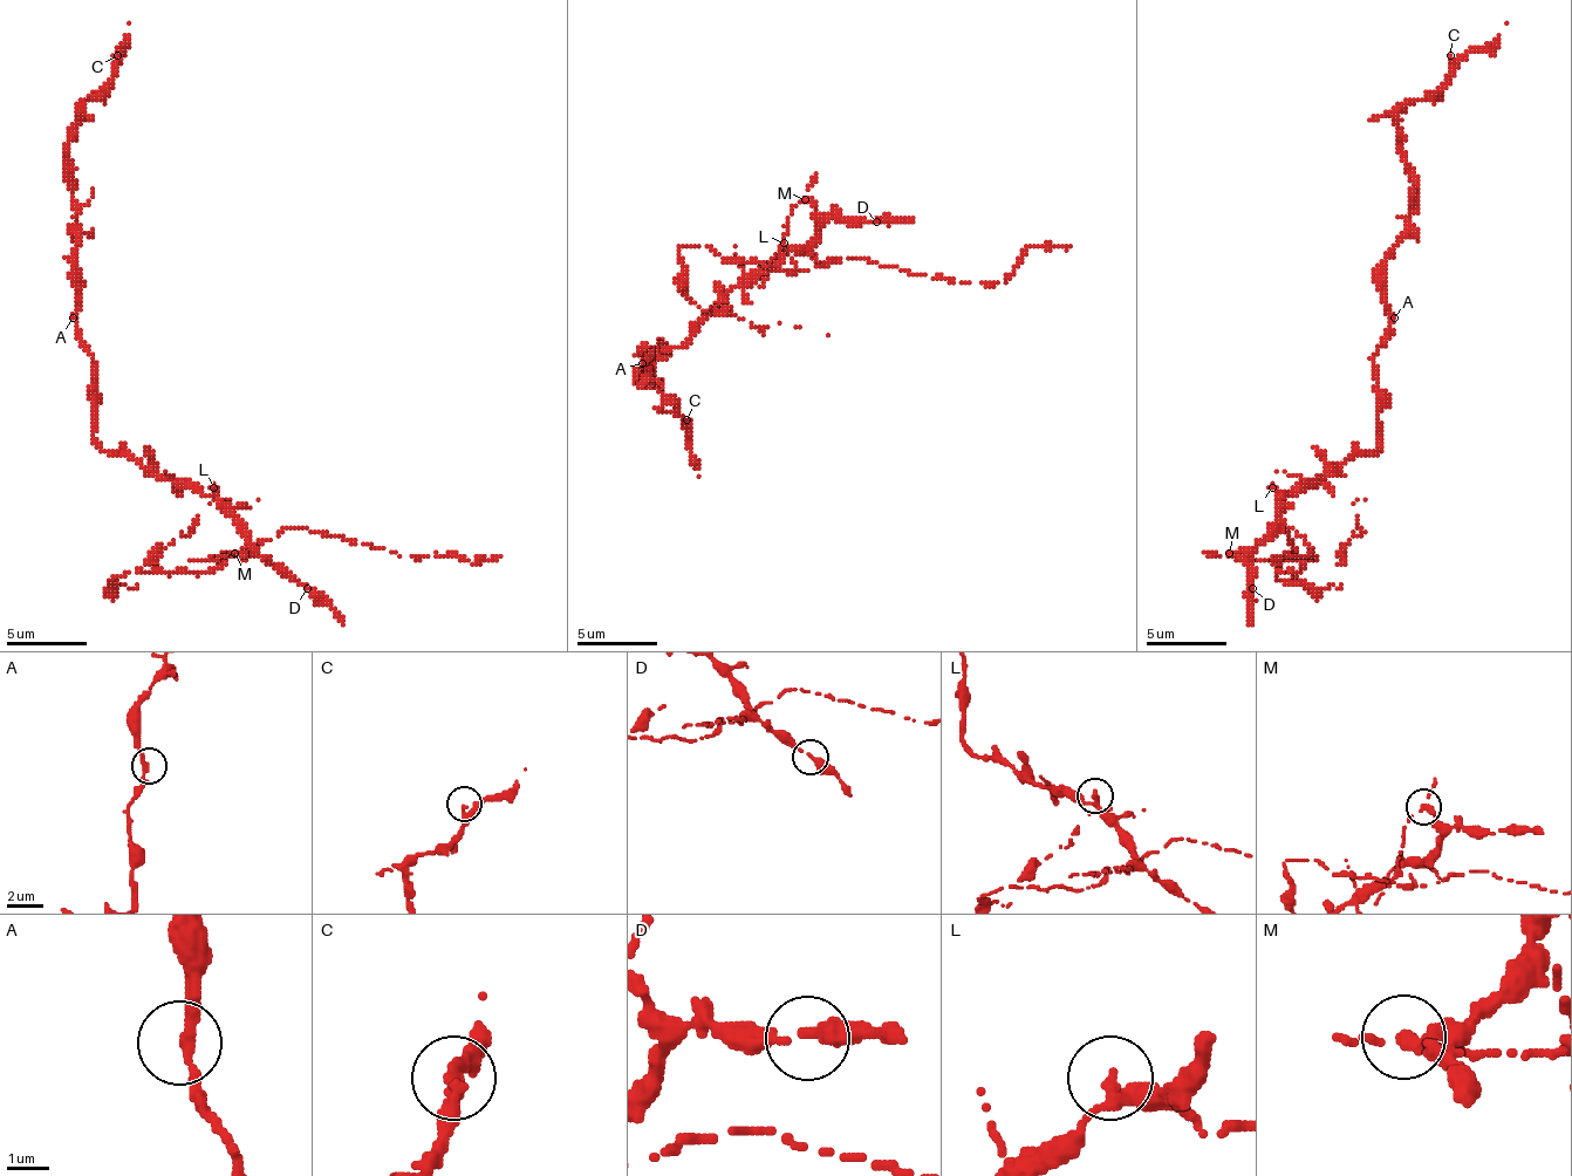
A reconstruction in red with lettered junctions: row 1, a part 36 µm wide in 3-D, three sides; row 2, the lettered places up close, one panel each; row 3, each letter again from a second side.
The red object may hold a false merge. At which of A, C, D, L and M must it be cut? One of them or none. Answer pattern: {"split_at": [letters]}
{"split_at": ["M"]}

